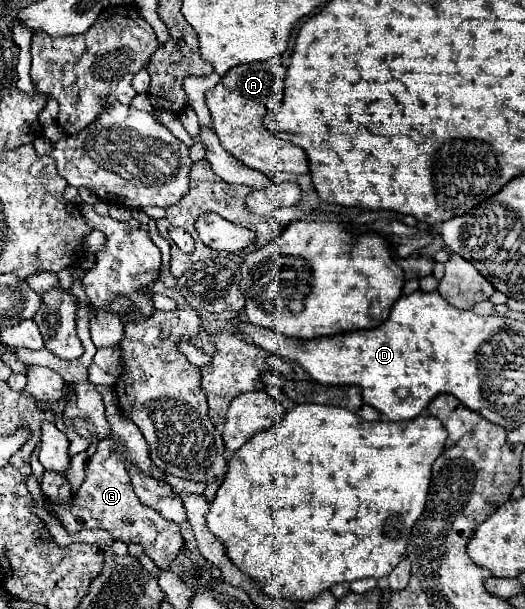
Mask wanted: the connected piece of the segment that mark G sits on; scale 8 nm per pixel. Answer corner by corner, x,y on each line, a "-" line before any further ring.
122,413
108,417
110,437
100,441
98,451
94,457
86,461
86,479
80,485
78,493
70,501
70,505
54,503
62,525
70,531
84,531
84,529
106,529
114,539
124,543
140,543
144,553
162,569
170,569
178,553
184,549
184,539
180,535
180,527
172,521
166,521
156,509
144,505
138,495
134,493
130,481
130,467
150,475
150,477
166,477
160,467
150,461
150,447
138,427
126,419

